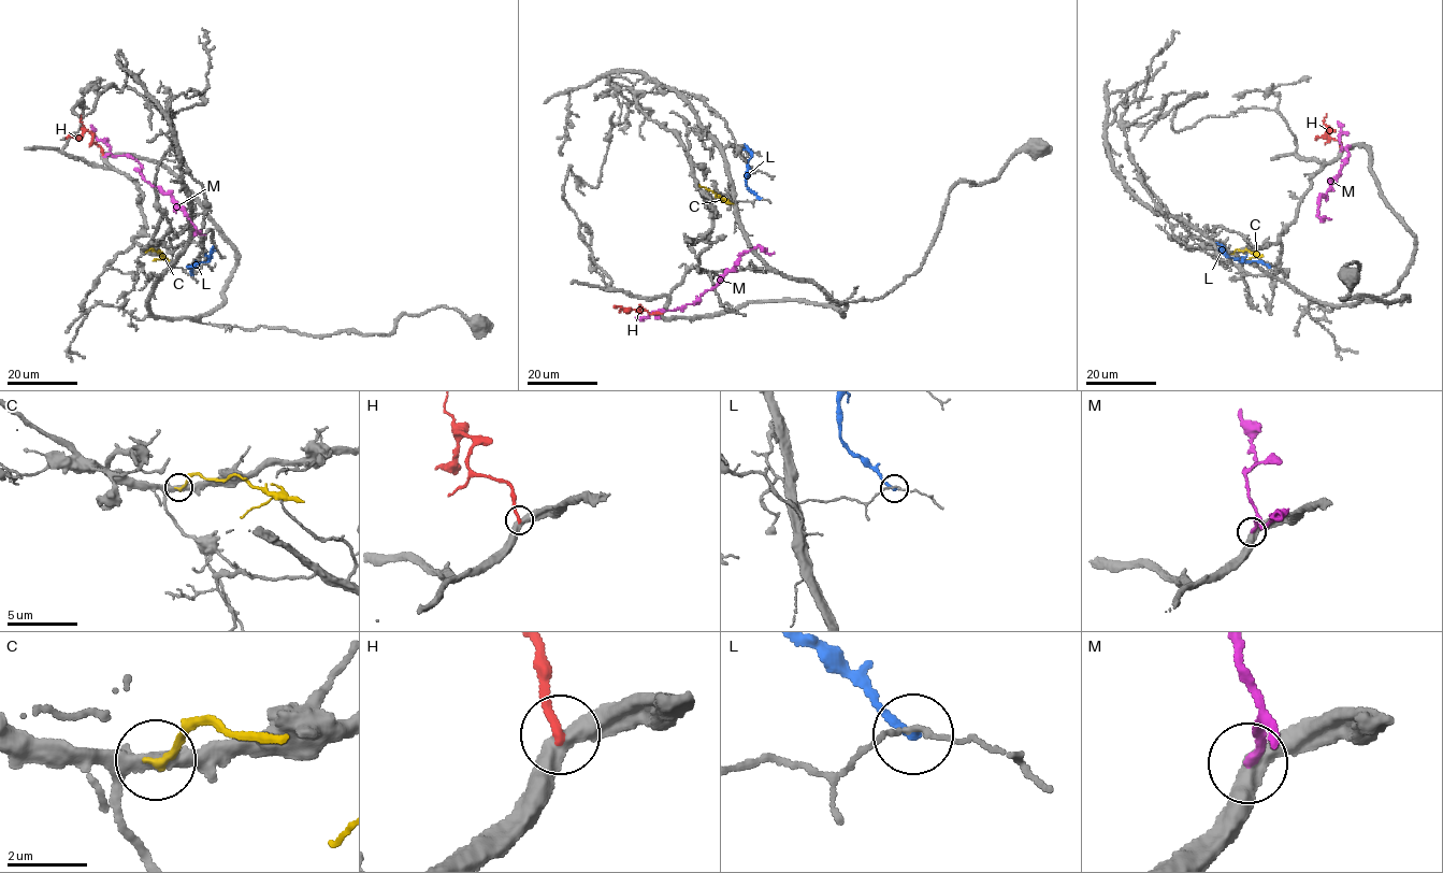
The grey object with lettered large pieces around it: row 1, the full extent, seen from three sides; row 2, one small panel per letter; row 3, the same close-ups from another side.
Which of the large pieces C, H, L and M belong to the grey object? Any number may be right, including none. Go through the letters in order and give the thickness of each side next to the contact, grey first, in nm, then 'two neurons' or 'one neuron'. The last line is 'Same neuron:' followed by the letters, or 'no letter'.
C: 420 nm thick on the grey side, 180 nm on the other; two neurons
H: 550 nm thick on the grey side, 200 nm on the other; two neurons
L: 120 nm thick on the grey side, 220 nm on the other; two neurons
M: 500 nm thick on the grey side, 240 nm on the other; two neurons
Same neuron: no letter

